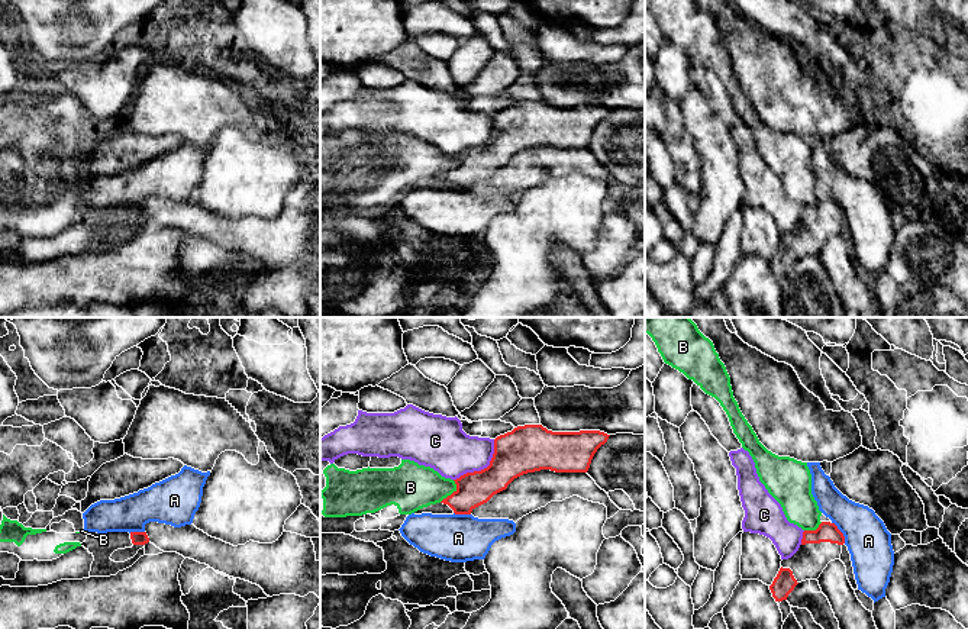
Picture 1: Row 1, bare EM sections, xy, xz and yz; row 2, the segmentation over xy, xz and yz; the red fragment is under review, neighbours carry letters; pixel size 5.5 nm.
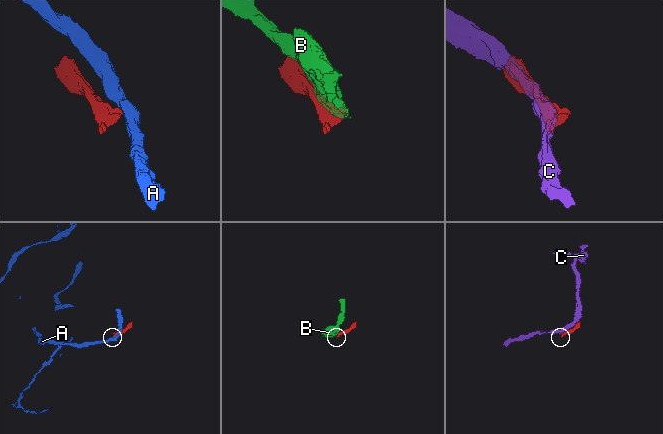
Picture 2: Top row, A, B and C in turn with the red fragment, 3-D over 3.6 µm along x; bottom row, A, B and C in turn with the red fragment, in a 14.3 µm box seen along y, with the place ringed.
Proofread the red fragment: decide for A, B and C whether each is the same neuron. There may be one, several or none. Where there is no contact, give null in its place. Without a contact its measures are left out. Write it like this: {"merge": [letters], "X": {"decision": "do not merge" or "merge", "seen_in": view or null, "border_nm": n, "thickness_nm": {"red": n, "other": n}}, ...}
{"merge": [], "A": {"decision": "do not merge", "seen_in": "yz", "border_nm": 140, "thickness_nm": {"red": 110, "other": 240}}, "B": {"decision": "do not merge", "seen_in": "xz", "border_nm": 150, "thickness_nm": {"red": 190, "other": 260}}, "C": {"decision": "do not merge", "seen_in": "xz", "border_nm": 320, "thickness_nm": {"red": 260, "other": 280}}}

